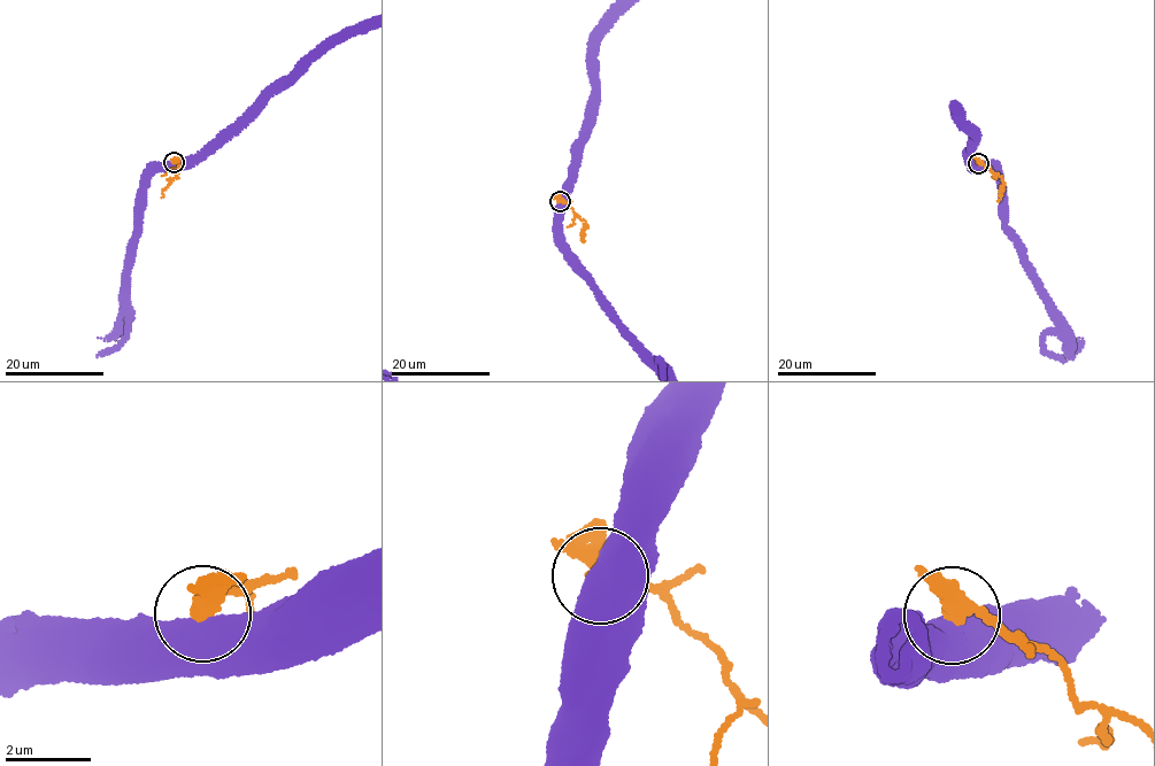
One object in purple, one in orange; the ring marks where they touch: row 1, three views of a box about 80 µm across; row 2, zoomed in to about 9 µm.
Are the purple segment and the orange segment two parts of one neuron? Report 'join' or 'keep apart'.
keep apart

